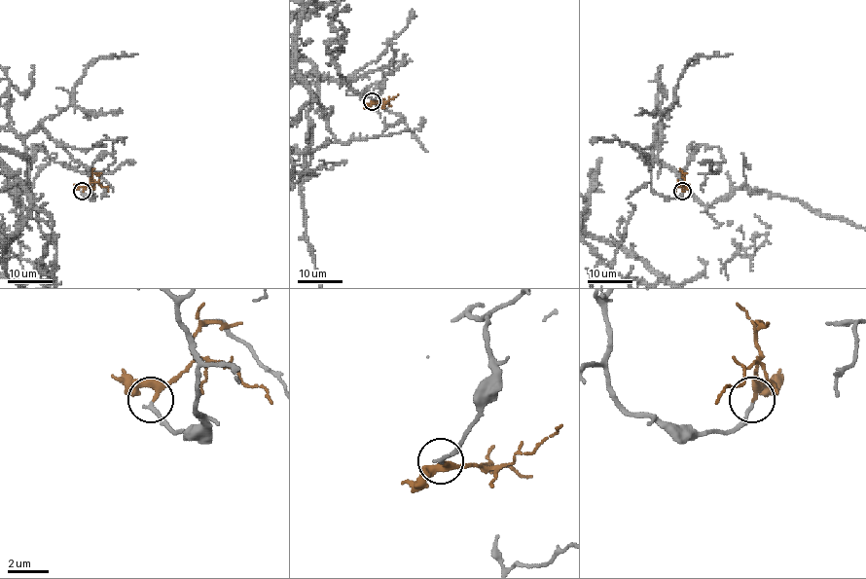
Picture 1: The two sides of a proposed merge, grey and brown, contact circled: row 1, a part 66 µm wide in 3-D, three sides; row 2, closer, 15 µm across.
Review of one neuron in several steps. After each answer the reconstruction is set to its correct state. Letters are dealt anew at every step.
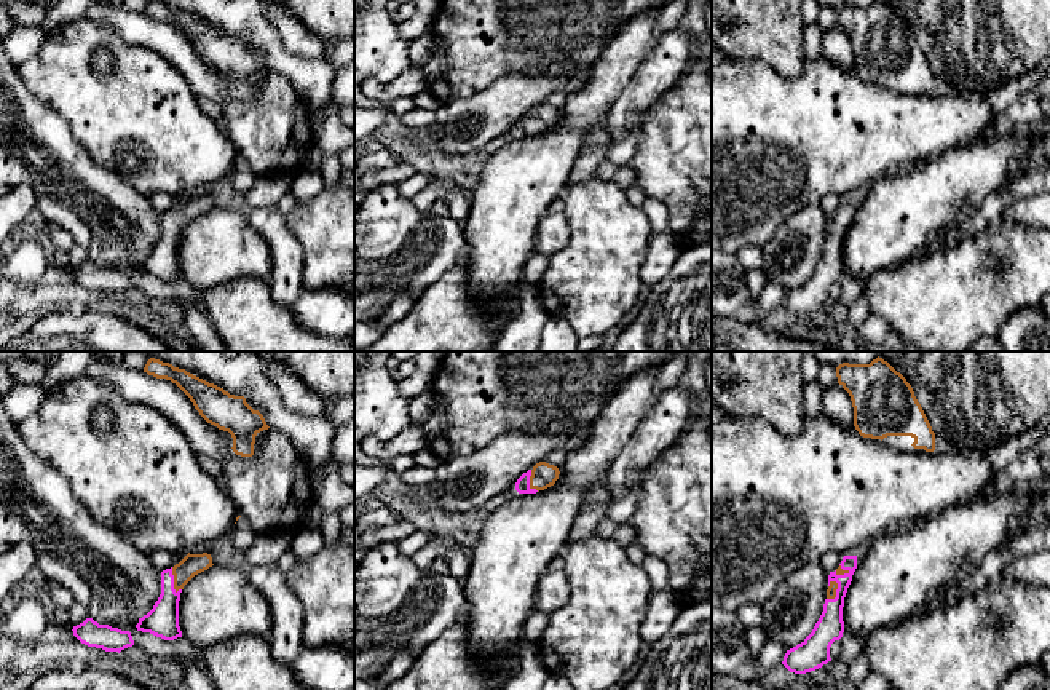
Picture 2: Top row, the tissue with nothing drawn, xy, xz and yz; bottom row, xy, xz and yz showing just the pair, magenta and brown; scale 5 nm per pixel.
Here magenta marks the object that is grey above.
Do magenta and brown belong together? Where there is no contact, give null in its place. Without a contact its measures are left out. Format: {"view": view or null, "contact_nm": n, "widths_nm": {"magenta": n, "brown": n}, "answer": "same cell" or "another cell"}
{"view": "yz", "contact_nm": 110, "widths_nm": {"magenta": 140, "brown": 50}, "answer": "same cell"}

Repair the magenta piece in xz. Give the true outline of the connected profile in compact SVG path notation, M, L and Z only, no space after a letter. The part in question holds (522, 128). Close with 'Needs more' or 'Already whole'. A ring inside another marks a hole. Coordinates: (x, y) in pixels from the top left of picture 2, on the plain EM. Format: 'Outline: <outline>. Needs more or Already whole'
Outline: M539 104L517 121L515 133L519 136L536 136L554 128L559 117L557 109Z. Needs more

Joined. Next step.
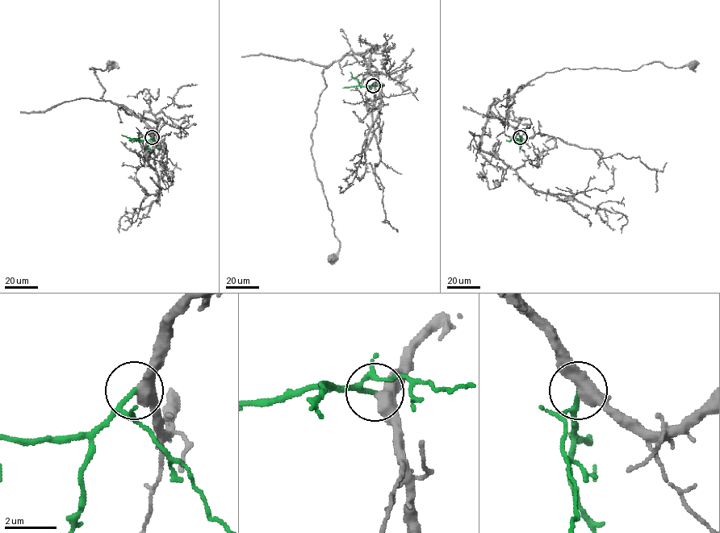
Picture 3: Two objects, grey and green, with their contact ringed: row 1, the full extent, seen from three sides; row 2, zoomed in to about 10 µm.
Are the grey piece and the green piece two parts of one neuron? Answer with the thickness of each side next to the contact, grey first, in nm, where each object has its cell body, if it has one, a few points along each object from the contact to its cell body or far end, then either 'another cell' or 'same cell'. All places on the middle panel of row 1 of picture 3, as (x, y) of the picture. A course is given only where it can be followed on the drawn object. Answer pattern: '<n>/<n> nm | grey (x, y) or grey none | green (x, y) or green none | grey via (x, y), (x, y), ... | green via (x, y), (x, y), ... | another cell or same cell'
440/120 nm | grey (332, 258) | green none | grey via (373, 85), (377, 70), (362, 54), (346, 54), (324, 69), (311, 153), (340, 243), (333, 258) | green via (373, 85), (360, 86), (349, 72) | same cell

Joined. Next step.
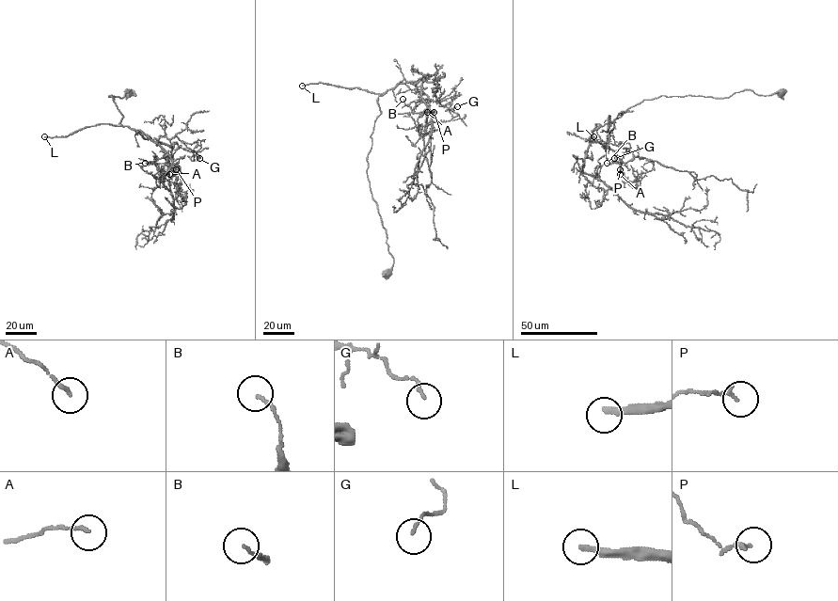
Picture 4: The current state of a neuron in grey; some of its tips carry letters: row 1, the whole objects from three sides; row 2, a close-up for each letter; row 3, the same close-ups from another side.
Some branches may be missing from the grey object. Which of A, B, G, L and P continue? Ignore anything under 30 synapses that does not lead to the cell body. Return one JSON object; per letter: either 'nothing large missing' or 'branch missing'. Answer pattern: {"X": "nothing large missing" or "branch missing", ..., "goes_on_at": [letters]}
{"A": "nothing large missing", "B": "nothing large missing", "G": "nothing large missing", "L": "branch missing", "P": "nothing large missing", "goes_on_at": ["L"]}

